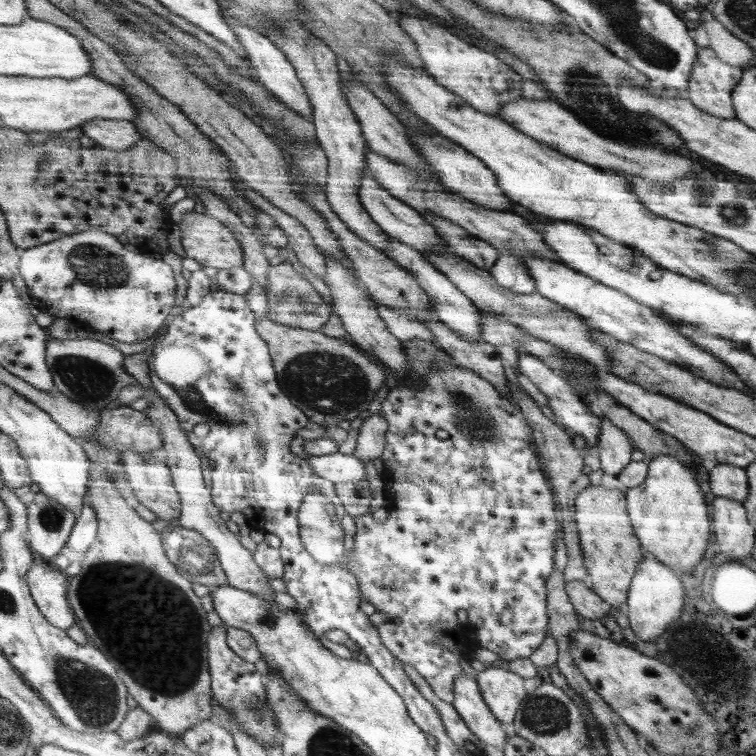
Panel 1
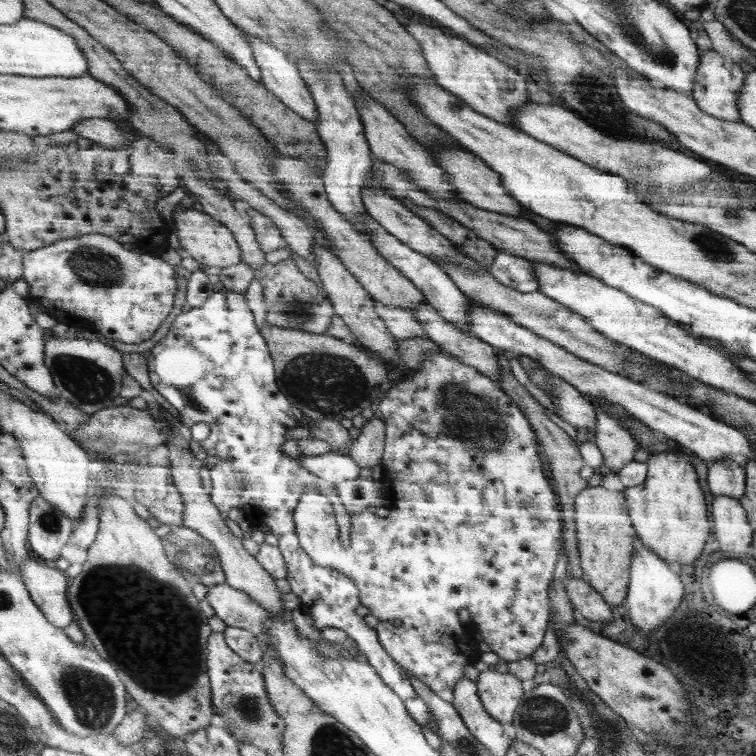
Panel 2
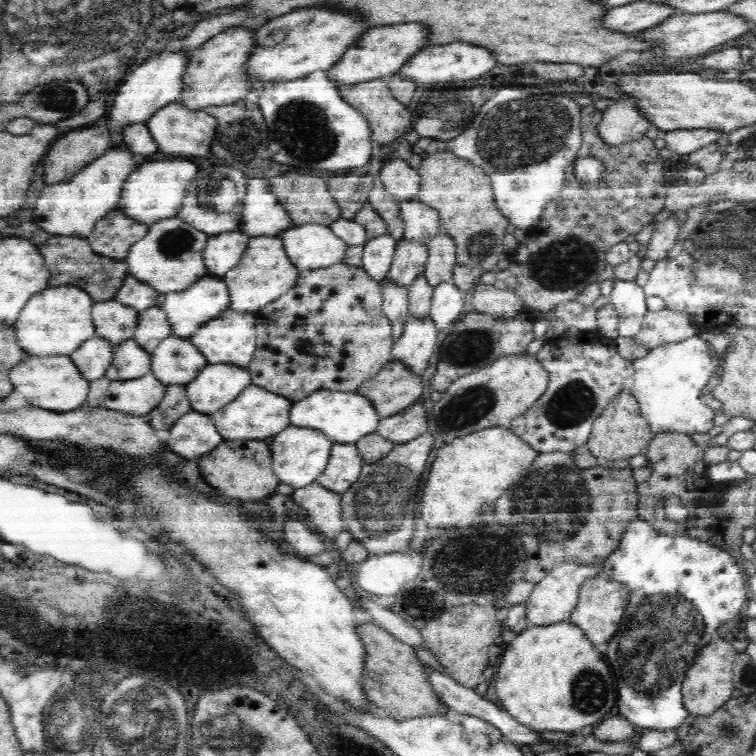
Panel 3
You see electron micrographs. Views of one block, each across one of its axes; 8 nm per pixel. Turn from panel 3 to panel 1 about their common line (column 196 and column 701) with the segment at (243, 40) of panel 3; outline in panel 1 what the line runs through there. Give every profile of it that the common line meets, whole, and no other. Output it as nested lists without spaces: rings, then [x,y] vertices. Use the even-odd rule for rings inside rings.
[[[711,47],[700,48],[700,60],[696,60],[696,72],[692,72],[692,84],[688,84],[684,95],[703,112],[726,120],[736,120],[738,114],[735,112],[732,96],[743,79],[743,72],[743,68],[720,61],[718,54]]]

